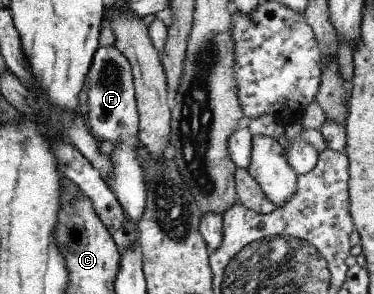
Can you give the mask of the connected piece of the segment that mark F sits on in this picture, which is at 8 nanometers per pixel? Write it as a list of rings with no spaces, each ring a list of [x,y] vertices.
[[[99,46],[94,52],[86,83],[83,94],[85,106],[83,115],[86,118],[87,126],[98,142],[108,139],[116,143],[110,155],[113,168],[109,174],[108,185],[115,193],[129,222],[137,225],[137,221],[145,210],[147,187],[143,170],[145,150],[141,147],[137,136],[139,134],[139,113],[130,62],[116,46]]]

